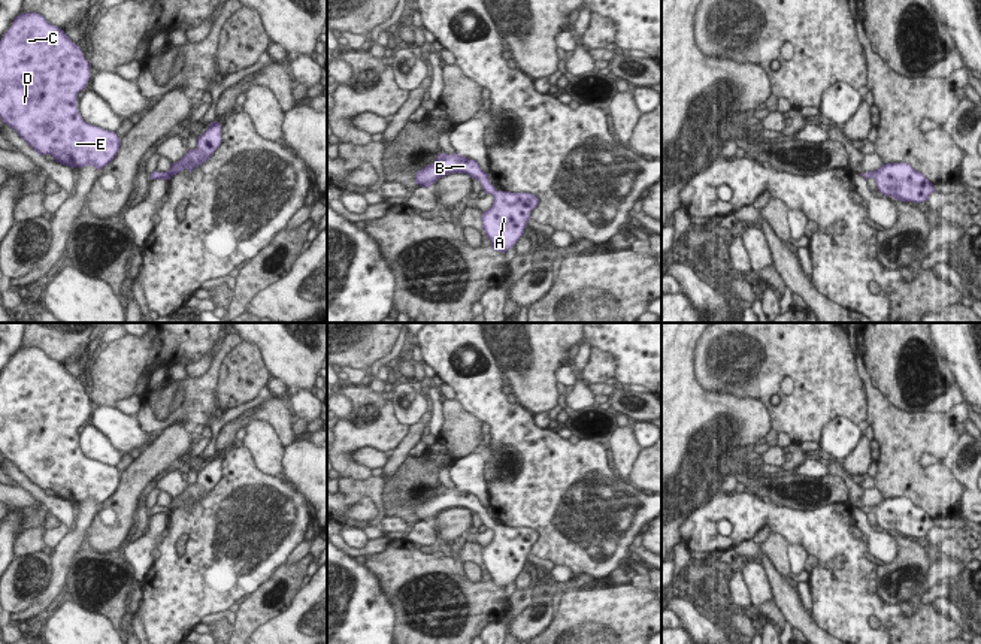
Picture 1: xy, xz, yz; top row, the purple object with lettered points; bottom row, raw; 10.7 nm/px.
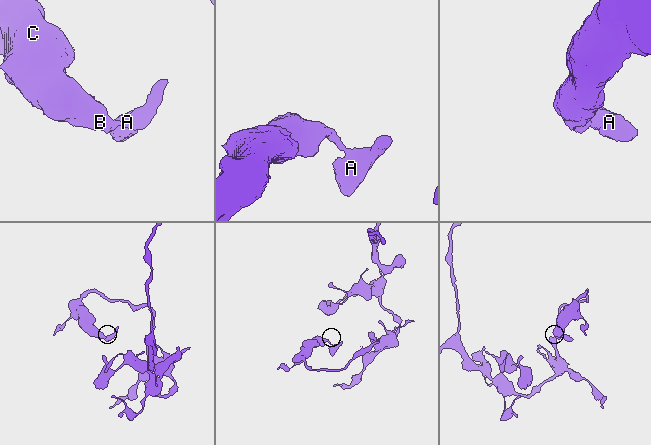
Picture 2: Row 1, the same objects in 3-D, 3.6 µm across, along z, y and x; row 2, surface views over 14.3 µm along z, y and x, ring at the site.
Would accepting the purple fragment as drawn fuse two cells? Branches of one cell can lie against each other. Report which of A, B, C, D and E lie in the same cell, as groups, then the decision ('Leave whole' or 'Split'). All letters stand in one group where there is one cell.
Groups: A B C D E. Leave whole.

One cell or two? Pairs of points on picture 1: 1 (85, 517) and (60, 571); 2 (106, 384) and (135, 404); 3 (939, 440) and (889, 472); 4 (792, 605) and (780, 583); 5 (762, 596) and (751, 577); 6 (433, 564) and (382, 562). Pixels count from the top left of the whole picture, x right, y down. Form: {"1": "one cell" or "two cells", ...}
{"1": "one cell", "2": "two cells", "3": "one cell", "4": "one cell", "5": "one cell", "6": "one cell"}

